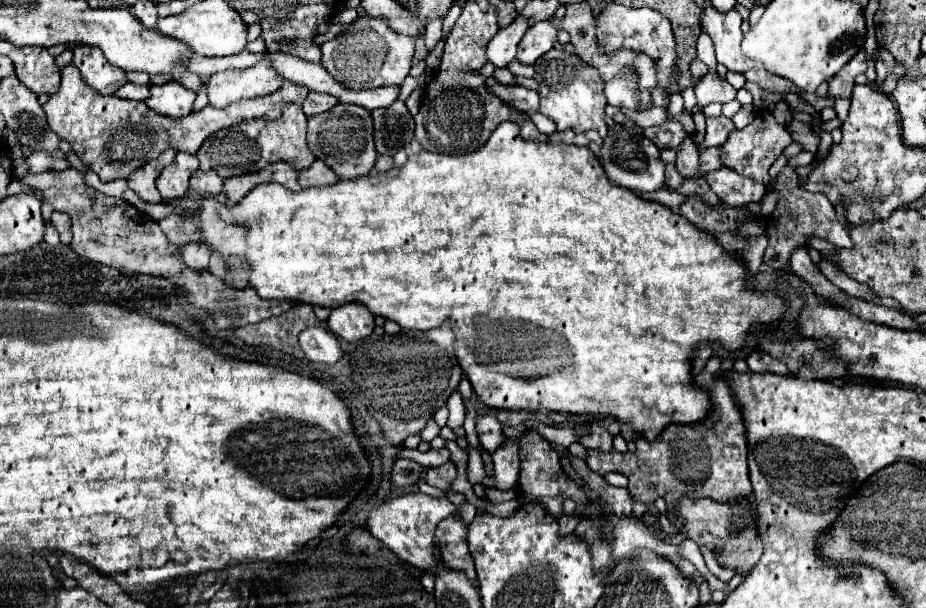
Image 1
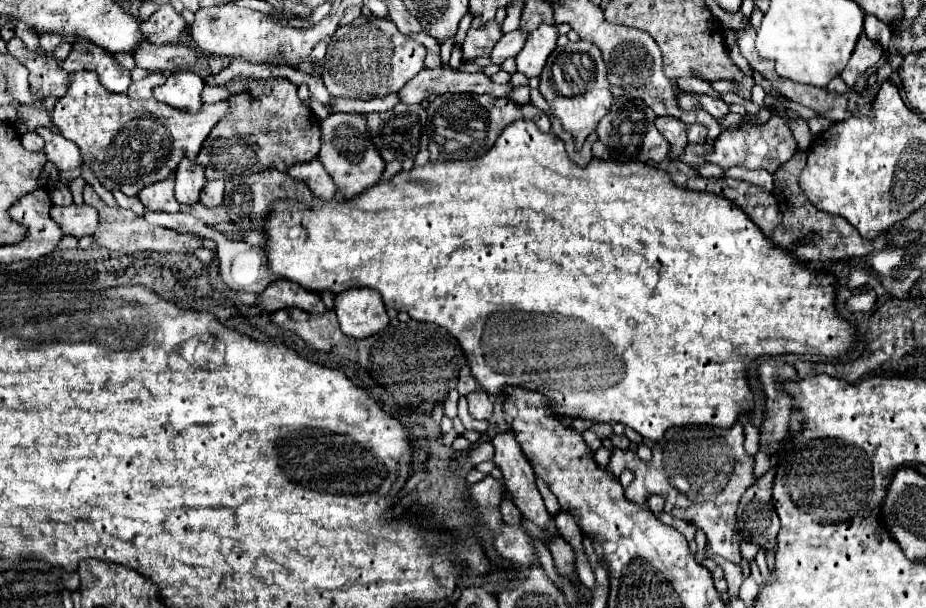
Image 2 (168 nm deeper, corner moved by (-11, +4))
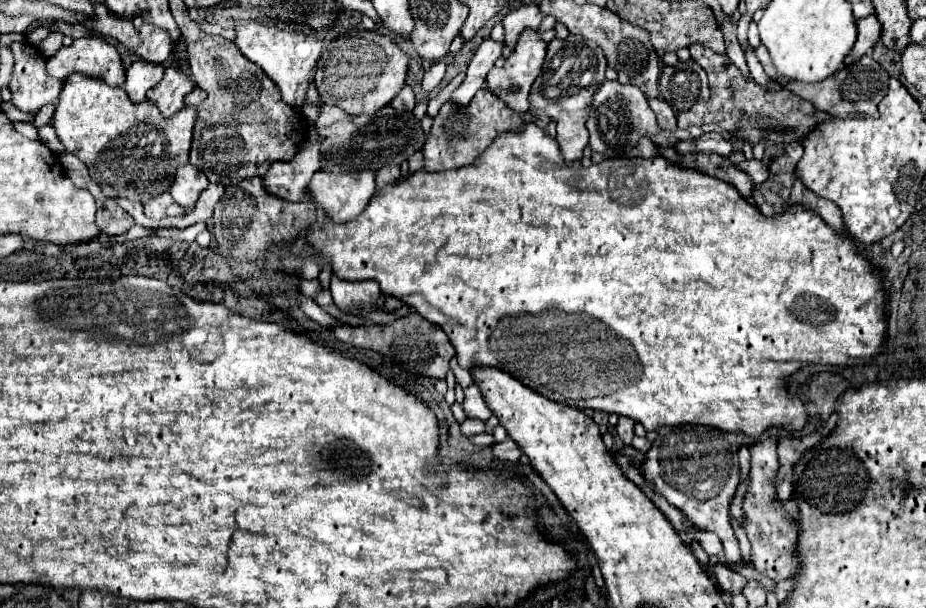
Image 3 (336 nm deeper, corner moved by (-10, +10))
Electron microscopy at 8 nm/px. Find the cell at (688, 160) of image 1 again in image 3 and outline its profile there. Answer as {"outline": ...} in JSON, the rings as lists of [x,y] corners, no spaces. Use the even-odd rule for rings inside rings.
{"outline":[[[694,44],[688,50],[692,54],[692,60],[698,62],[706,70],[708,80],[710,80],[712,98],[710,98],[710,102],[692,106],[686,112],[678,112],[678,128],[688,130],[690,126],[702,126],[702,124],[714,122],[714,124],[720,124],[730,134],[736,132],[750,144],[756,144],[762,138],[776,142],[776,144],[790,144],[790,142],[802,142],[806,138],[806,134],[810,132],[810,128],[816,126],[814,106],[810,106],[810,102],[798,98],[796,94],[790,94],[790,90],[778,86],[776,82],[772,82],[770,88],[762,88],[754,80],[746,80],[726,54],[716,54],[712,50],[706,50],[700,44]]]}

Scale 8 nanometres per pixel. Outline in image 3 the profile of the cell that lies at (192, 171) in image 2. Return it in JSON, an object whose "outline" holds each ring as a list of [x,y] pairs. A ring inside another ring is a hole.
{"outline":[[[184,164],[184,166],[178,166],[176,170],[170,194],[180,206],[188,208],[188,206],[194,206],[194,202],[198,200],[200,192],[206,186],[208,186],[206,174],[202,174],[202,170],[198,170],[192,164]]]}

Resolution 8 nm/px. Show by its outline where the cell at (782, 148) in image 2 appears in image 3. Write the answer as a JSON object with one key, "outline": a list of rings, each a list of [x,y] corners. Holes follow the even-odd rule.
{"outline":[[[710,132],[710,134],[702,134],[698,140],[688,140],[688,142],[678,142],[676,144],[676,150],[680,154],[700,154],[700,152],[706,152],[706,154],[718,154],[718,156],[730,156],[732,154],[732,142],[726,140],[722,134],[716,134],[716,132]]]}

